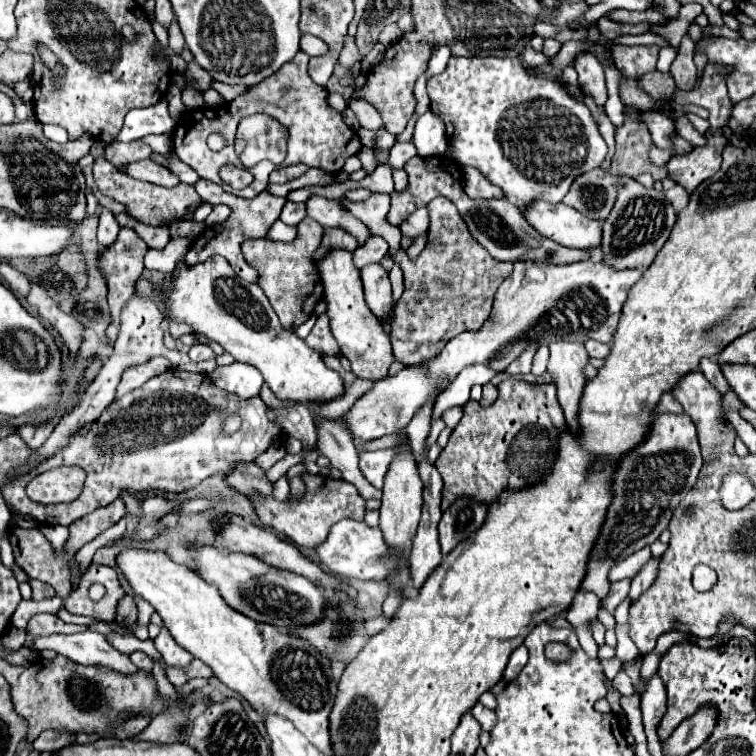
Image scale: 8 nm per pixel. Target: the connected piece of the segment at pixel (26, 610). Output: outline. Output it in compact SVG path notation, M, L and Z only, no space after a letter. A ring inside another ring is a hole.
M55 595L53 599L47 599L47 601L21 601L17 605L17 611L13 613L13 627L15 629L25 629L27 621L37 615L37 613L57 613L57 609L63 607L63 601L59 595Z

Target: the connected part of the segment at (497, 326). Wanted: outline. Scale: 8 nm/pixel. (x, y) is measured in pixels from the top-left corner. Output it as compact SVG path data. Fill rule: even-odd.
M531 259L515 261L511 275L503 281L495 295L493 313L483 325L483 331L467 331L457 335L435 359L425 365L405 367L397 375L375 383L375 387L357 399L355 405L343 415L347 431L359 441L373 441L399 431L399 427L405 427L413 413L429 397L437 395L443 381L453 381L455 375L471 363L505 371L507 365L531 343L547 345L551 339L579 339L581 343L595 339L601 343L611 343L627 293L641 279L641 275L643 271L639 269L617 271L607 267L603 261L595 263L591 259L569 265L549 265Z

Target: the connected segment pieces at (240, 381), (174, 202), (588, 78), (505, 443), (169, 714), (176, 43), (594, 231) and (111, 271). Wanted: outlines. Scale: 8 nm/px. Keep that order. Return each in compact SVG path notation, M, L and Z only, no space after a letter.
M233 363L227 367L217 367L209 377L219 389L235 393L243 399L259 395L261 385L263 385L263 375L253 365L247 365L247 363Z
M93 143L93 149L90 149L90 153L97 157L93 163L93 177L98 189L101 189L103 195L113 197L115 201L127 205L131 215L137 221L143 221L149 225L161 225L161 223L165 223L165 219L181 219L187 211L195 211L195 207L201 205L201 197L197 195L193 185L179 183L179 187L167 189L167 187L159 187L153 183L137 181L137 179L131 179L129 175L123 175L115 165L111 165L107 159L103 159L101 157L103 147L99 147L99 143Z
M579 55L575 59L575 71L579 73L579 87L585 95L593 97L595 105L605 111L607 101L607 85L605 85L605 71L599 65L597 57L593 55Z
M509 377L499 383L499 397L491 407L481 407L477 401L469 401L465 405L463 419L453 429L449 443L435 461L435 467L445 483L441 509L445 511L459 495L469 495L485 503L495 503L503 489L521 489L537 483L555 461L555 443L563 425L565 417L555 395L555 385L533 385Z
M155 663L153 677L157 681L157 689L161 699L165 699L165 711L159 713L151 725L135 735L135 741L155 741L155 743L177 743L175 739L175 727L179 725L179 719L183 719L183 711L177 709L177 689L167 681L165 669L161 663Z
M173 21L171 23L171 29L169 29L169 47L175 51L175 53L181 53L181 49L185 47L183 43L183 35L179 31L179 25Z
M533 203L523 215L543 237L563 247L581 251L595 251L601 247L601 223L563 203Z
M123 227L119 231L119 237L115 241L115 245L111 245L109 249L105 249L105 253L101 255L101 269L105 273L107 279L107 287L109 287L109 307L111 307L111 315L115 319L115 323L111 323L111 329L107 329L107 337L113 343L117 339L119 333L119 315L121 315L121 307L123 303L135 293L135 279L139 279L141 271L143 271L143 257L149 251L147 243L129 227Z

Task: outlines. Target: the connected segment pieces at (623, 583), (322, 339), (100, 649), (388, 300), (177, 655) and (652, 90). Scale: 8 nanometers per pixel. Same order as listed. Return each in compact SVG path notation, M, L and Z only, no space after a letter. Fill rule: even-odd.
M621 579L617 583L611 583L609 595L607 595L607 599L603 599L601 607L609 609L609 613L613 613L615 607L629 595L629 585L631 585L631 579Z
M326 313L319 315L313 331L309 333L309 337L305 341L307 341L307 345L319 349L322 355L336 355L340 352L336 340L333 339L329 326L329 317Z
M75 633L75 635L49 635L35 639L37 649L49 649L81 665L103 665L123 675L133 675L137 667L131 659L119 653L101 633Z
M379 263L367 265L361 269L361 279L363 279L365 301L369 309L377 315L381 323L385 323L393 311L393 293L391 293L391 281L387 271Z
M163 629L159 633L159 637L155 639L155 647L161 651L161 655L163 655L167 665L185 667L185 665L189 665L193 661L193 655L187 649L179 647L167 629Z
M651 71L651 73L643 75L641 83L643 83L643 89L657 101L669 99L673 95L673 91L677 89L675 81L673 81L673 75L671 73L661 73L661 71Z

